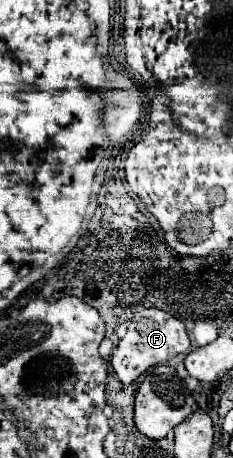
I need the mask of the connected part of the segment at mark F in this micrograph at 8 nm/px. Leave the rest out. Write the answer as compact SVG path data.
M145 308L139 310L127 328L127 334L121 338L121 342L115 348L115 354L111 356L111 366L113 372L117 374L117 378L123 384L135 382L139 374L143 374L147 368L163 364L171 358L175 358L177 354L187 354L191 350L191 340L187 336L185 324L173 316L169 316L167 312L159 310L159 308Z

